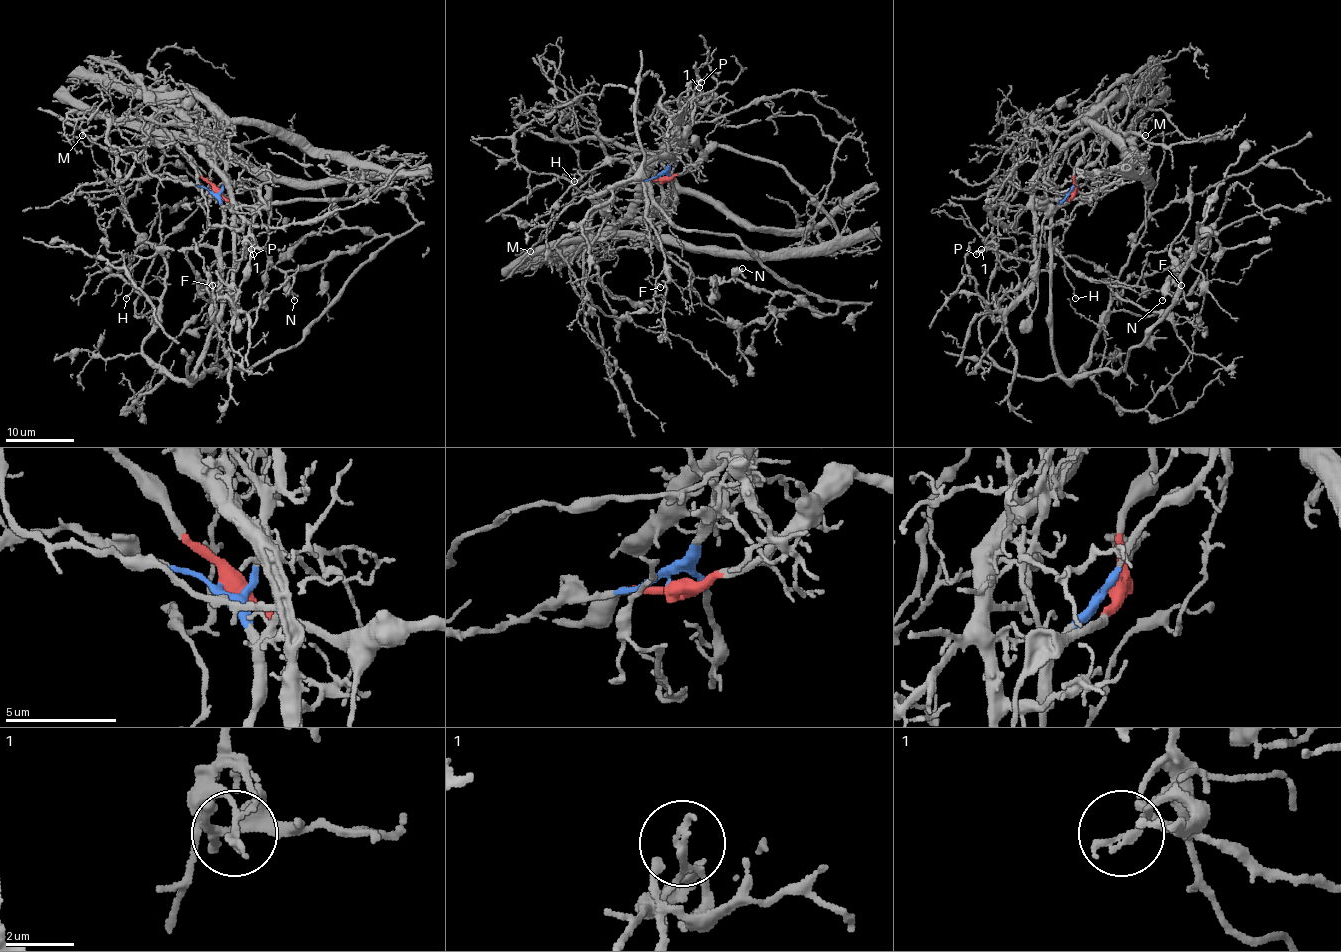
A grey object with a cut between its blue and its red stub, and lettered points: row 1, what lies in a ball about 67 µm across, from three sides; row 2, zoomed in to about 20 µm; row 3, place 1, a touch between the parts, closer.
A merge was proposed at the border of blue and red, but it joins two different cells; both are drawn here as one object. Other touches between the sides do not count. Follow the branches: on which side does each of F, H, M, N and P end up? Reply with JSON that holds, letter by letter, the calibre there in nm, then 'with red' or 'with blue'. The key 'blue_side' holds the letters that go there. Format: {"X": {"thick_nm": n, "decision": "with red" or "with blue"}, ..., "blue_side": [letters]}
{"F": {"thick_nm": 120, "decision": "with blue"}, "H": {"thick_nm": 160, "decision": "with blue"}, "M": {"thick_nm": 180, "decision": "with red"}, "N": {"thick_nm": 140, "decision": "with blue"}, "P": {"thick_nm": 180, "decision": "with red"}, "blue_side": ["F", "H", "N"]}

